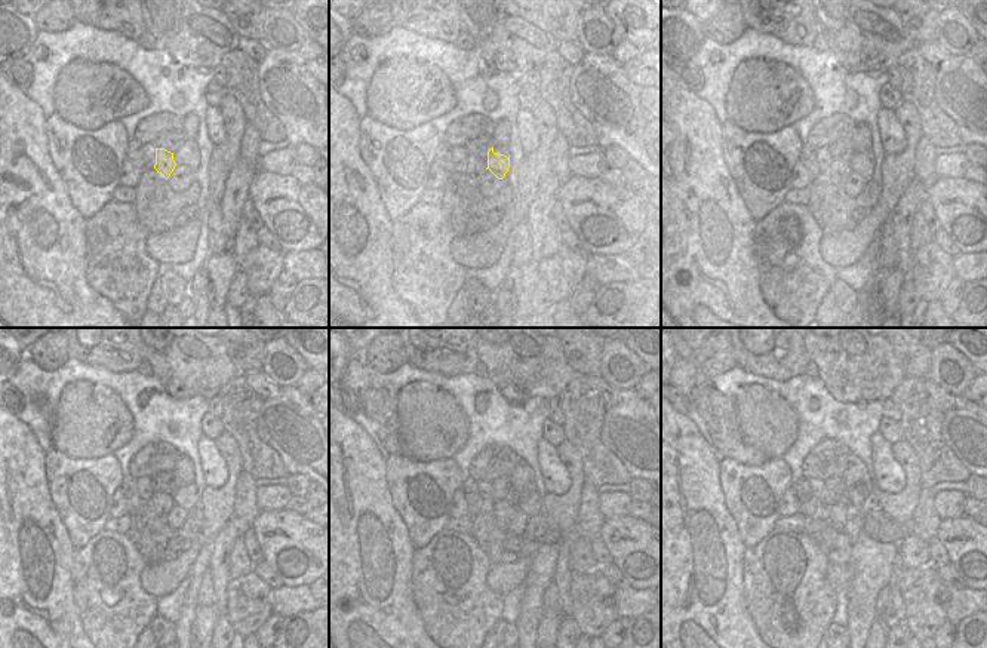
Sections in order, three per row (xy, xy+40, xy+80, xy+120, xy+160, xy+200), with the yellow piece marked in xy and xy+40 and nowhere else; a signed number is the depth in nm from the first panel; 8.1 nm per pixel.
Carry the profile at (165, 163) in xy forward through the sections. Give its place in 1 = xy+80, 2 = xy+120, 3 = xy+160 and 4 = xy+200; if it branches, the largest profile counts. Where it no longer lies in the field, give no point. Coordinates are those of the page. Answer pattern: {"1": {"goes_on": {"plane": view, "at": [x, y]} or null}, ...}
{"1": {"goes_on": {"plane": "xy+80", "at": [833, 166]}}, "2": {"goes_on": {"plane": "xy+120", "at": [174, 503]}}, "3": {"goes_on": {"plane": "xy+160", "at": [503, 510]}}, "4": {"goes_on": {"plane": "xy+200", "at": [836, 515]}}}

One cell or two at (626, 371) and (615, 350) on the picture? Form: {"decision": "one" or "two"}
{"decision": "one"}

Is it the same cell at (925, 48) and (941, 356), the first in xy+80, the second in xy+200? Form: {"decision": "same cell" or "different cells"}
{"decision": "different cells"}

